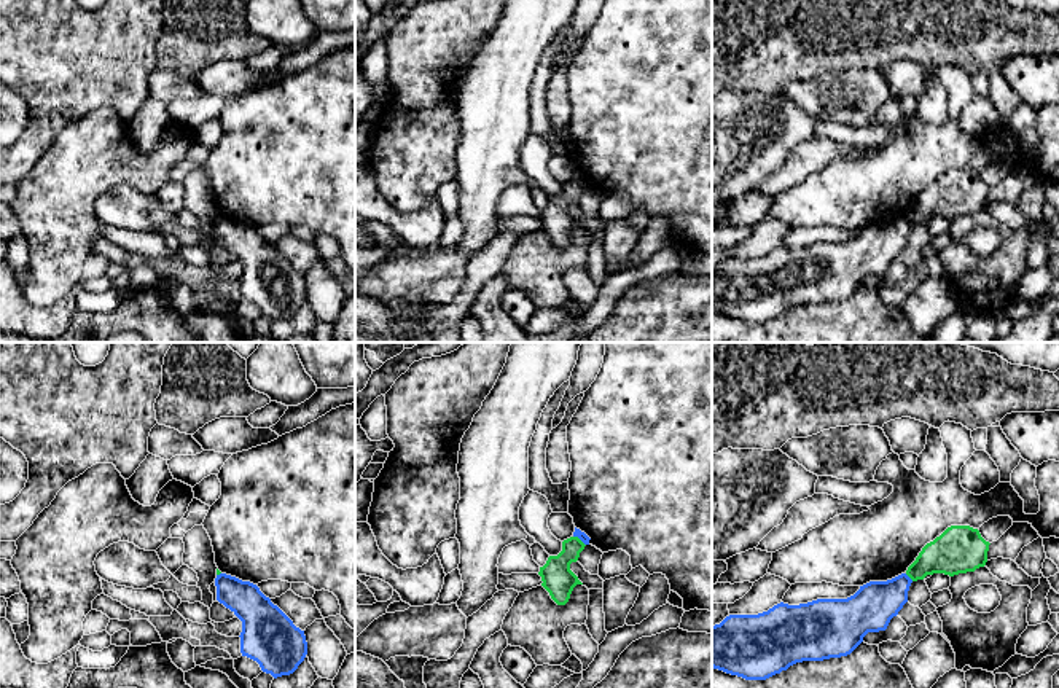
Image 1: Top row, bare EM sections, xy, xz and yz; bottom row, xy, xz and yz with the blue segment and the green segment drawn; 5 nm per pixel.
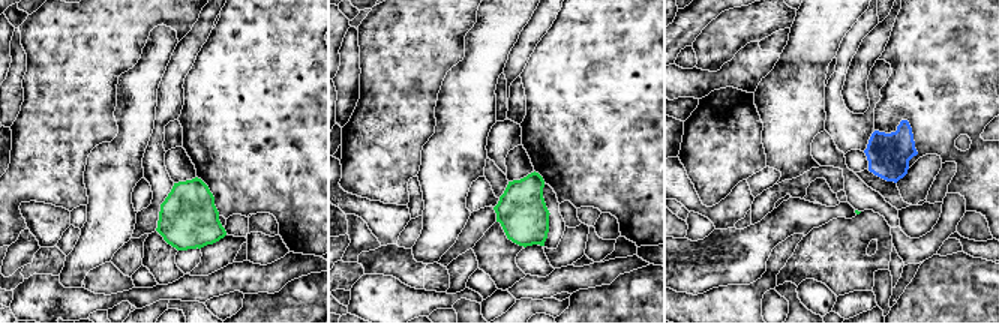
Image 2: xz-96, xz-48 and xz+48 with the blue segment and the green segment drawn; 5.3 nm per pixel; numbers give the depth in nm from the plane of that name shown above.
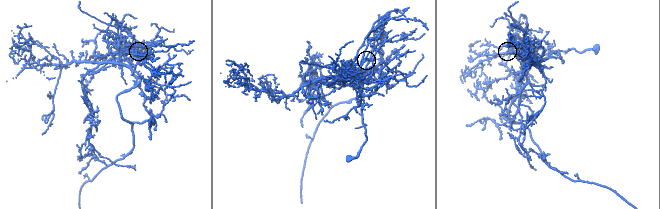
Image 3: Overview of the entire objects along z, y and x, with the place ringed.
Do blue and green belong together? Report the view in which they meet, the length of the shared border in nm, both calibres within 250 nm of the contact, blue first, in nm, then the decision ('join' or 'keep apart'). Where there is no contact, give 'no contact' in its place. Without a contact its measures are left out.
yz | 60 nm | 220/220 nm | keep apart

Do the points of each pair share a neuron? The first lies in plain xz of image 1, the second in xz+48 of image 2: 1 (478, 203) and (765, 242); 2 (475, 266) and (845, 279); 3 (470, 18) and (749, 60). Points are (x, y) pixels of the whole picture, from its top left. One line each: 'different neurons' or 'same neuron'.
1: different neurons
2: different neurons
3: different neurons

